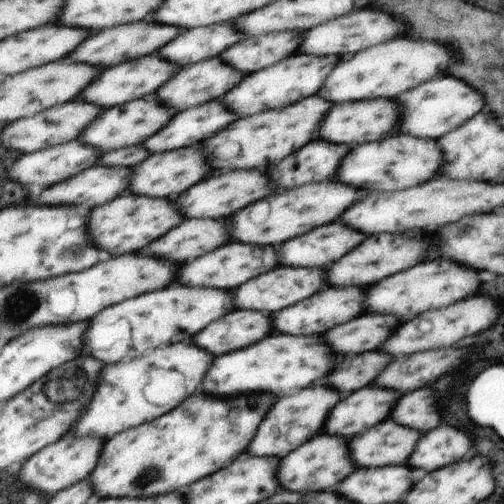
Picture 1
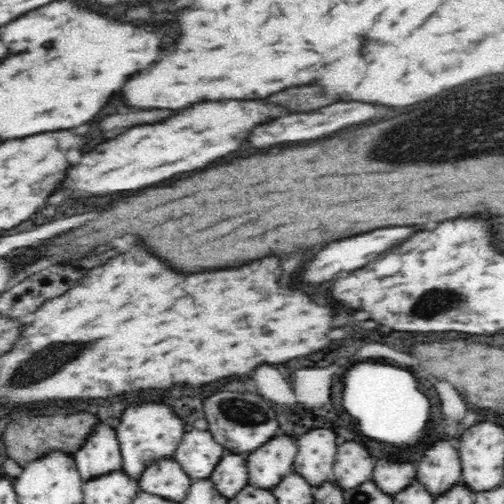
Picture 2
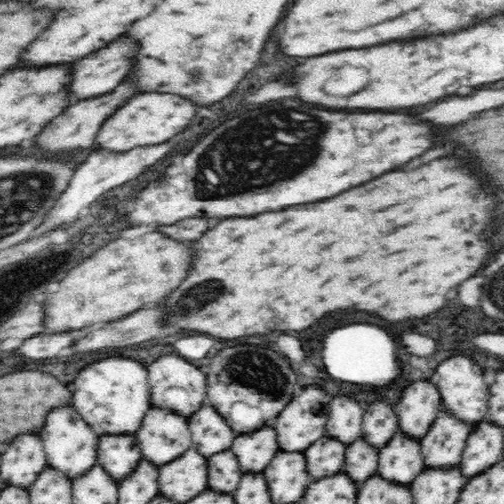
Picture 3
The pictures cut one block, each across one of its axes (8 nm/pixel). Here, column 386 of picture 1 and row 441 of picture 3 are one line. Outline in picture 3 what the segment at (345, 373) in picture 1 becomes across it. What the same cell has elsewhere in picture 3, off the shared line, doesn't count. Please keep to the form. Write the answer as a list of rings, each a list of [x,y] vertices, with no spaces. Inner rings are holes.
[[[364,440],[352,442],[346,452],[344,472],[348,472],[348,476],[352,476],[352,480],[356,482],[364,482],[368,476],[372,476],[372,472],[376,472],[376,466],[378,466],[376,454],[378,450],[368,442]]]

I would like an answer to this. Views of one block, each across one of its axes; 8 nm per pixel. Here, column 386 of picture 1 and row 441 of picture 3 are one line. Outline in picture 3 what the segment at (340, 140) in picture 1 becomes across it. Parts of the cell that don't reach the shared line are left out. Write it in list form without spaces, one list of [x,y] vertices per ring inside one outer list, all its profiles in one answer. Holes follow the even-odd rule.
[[[102,436],[98,444],[98,464],[116,476],[116,482],[126,480],[128,472],[136,468],[144,458],[140,454],[140,444],[136,436]]]

